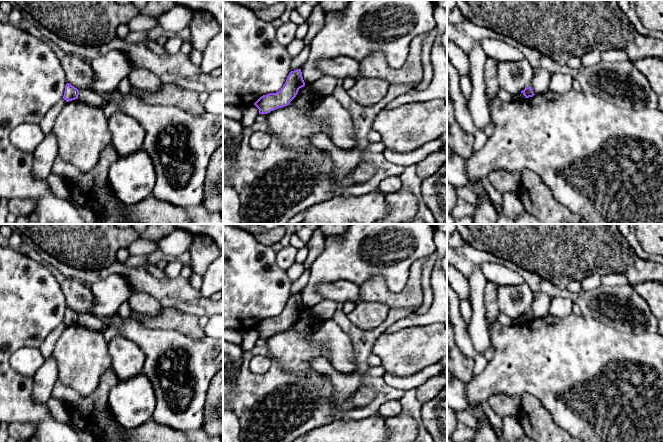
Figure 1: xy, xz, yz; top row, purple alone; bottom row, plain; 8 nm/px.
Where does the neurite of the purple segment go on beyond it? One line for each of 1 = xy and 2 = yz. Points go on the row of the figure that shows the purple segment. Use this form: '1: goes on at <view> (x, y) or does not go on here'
1: does not go on here
2: does not go on here

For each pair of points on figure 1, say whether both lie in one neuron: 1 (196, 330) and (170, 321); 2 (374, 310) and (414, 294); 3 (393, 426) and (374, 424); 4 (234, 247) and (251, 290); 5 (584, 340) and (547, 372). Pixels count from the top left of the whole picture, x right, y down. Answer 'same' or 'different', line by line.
1: same
2: different
3: different
4: same
5: same

